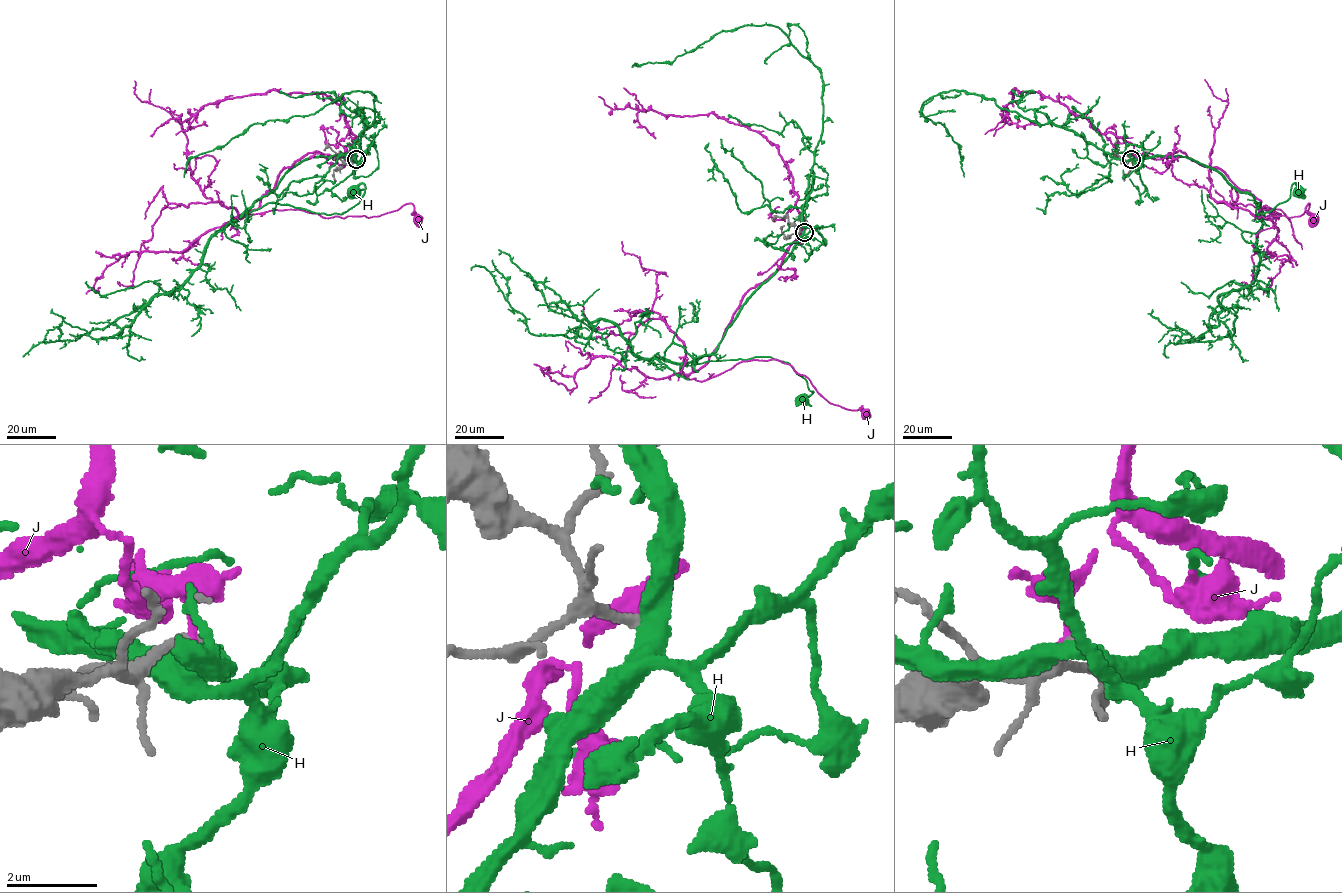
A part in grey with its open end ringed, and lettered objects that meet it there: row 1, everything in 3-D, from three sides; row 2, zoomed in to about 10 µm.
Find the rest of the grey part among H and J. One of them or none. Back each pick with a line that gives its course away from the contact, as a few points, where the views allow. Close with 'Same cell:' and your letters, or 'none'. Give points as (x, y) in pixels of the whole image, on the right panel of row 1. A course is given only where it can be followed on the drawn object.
Same cell: none

